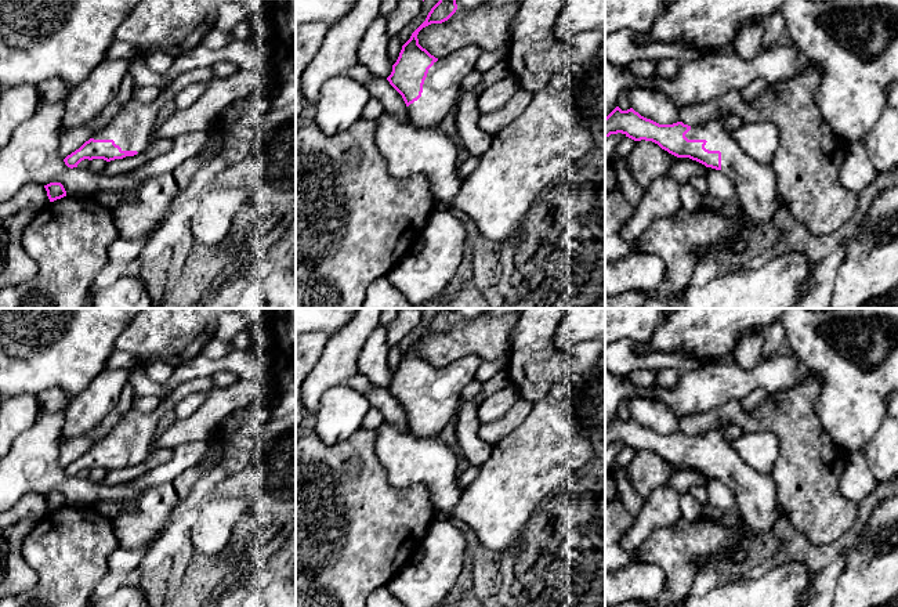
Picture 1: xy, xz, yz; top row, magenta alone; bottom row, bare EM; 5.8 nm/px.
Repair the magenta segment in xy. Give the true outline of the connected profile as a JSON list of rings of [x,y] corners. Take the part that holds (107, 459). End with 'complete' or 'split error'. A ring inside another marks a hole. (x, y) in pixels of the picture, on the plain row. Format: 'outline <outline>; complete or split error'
outline [[[211,376],[195,377],[169,393],[152,413],[130,409],[106,437],[94,441],[88,451],[68,465],[64,469],[65,474],[73,478],[84,469],[111,471],[145,460],[155,445],[155,433],[162,416],[173,411],[187,395],[209,391],[213,386]]]; split error

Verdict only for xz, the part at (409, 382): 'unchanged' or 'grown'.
grown

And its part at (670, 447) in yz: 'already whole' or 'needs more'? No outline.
needs more

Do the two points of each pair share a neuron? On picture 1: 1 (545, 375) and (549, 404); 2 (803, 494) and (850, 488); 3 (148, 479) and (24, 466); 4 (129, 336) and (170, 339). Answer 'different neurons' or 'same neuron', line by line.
1: different neurons
2: different neurons
3: same neuron
4: same neuron

